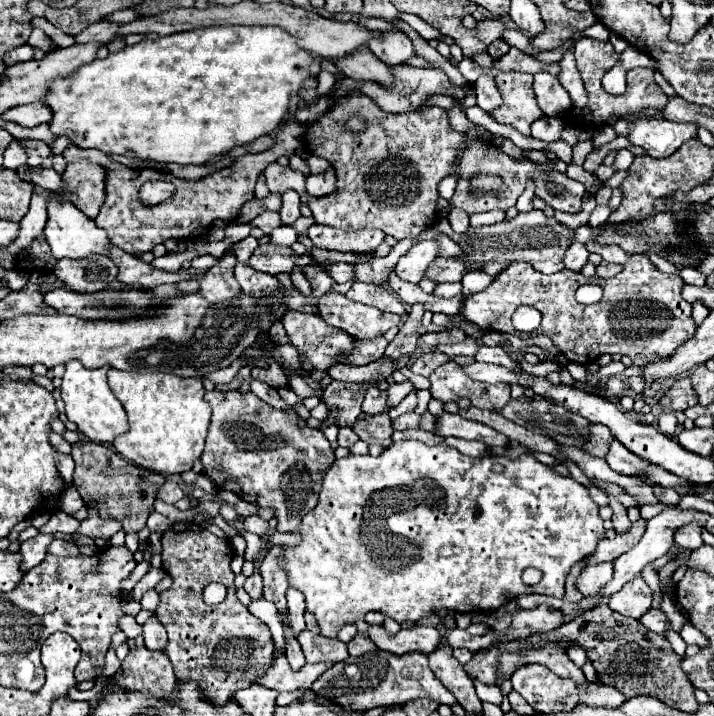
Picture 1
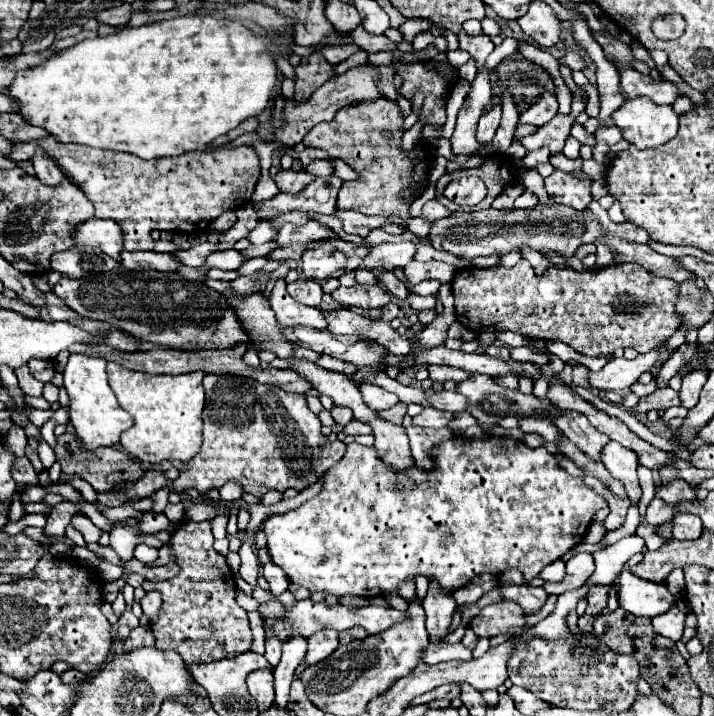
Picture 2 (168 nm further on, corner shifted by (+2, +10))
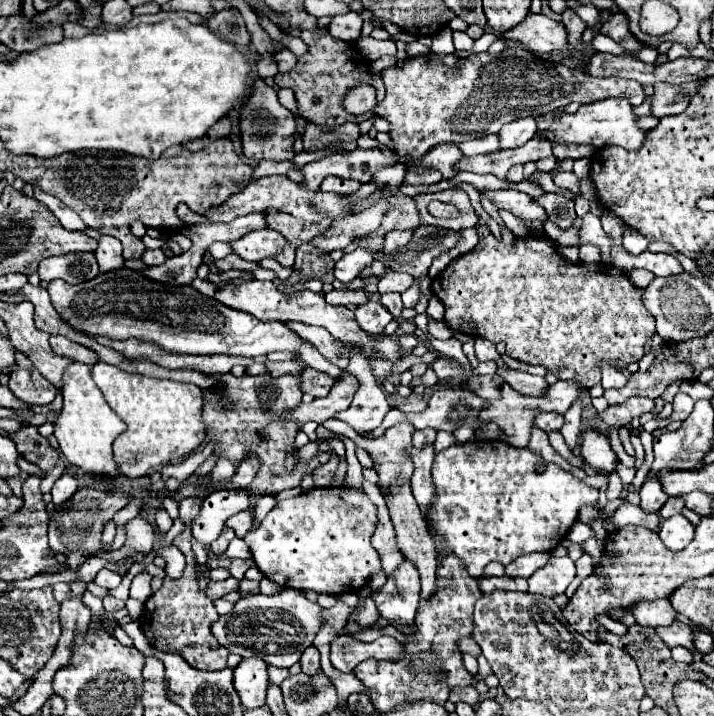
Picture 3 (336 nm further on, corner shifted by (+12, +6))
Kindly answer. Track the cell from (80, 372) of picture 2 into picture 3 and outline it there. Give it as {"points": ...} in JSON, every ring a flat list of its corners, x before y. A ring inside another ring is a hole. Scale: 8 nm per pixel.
{"points":[[74,362,64,370,64,408,54,422,54,436,60,442,60,452,66,456,66,460,72,466,78,466,84,474,92,474,98,478,106,478,108,482,114,482,118,476,118,466,112,454,112,442,118,434,126,430,126,424,120,416,108,406,102,392,94,384,90,376,90,366]]}

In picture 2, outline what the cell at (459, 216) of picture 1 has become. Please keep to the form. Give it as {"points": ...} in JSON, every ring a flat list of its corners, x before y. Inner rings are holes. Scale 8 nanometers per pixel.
{"points":[[430,200,430,202,426,202,424,204,424,210,422,210,422,218,426,218,426,220,440,220,440,218,448,218,452,212,444,206,444,204,440,204,438,200]]}

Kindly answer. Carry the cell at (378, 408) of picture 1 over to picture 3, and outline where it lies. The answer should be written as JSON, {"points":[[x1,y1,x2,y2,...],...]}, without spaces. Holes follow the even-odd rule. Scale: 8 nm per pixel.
{"points":[[352,354,348,370,360,380,360,388,348,410,336,414,338,420,352,426,360,436,370,436,384,420,390,410,384,390,378,386,376,376,368,370,368,360,360,354]]}

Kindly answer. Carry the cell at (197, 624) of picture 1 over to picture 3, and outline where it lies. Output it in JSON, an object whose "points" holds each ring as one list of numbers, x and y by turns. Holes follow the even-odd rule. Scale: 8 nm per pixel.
{"points":[[186,498,180,502,180,518,186,524,186,528,180,536,174,538,174,546,186,556,186,562,188,562,186,570,180,580,164,578,162,588,156,594,152,594,150,600,146,600,144,612,138,622,142,624,146,638,150,640,150,644,156,650,180,654,190,666,194,666,198,670,214,672,214,670,222,670,226,666,228,650,224,646,220,646,210,632,210,624,218,620,218,612,214,608,214,602,206,596,206,592,198,590,198,582,196,582,196,558,190,548,190,538,192,538,190,522,198,516,200,506,202,506,202,498]]}

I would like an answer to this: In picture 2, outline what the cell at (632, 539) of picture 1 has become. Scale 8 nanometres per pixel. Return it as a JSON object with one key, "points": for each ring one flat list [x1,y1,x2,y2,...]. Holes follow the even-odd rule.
{"points":[[654,498,654,500,648,504,646,514,642,516,642,520,646,520,646,522,652,524,652,526,660,526,660,522,668,522,668,520,670,520,670,516,672,516,670,510,672,510,670,504,662,502,660,498]]}

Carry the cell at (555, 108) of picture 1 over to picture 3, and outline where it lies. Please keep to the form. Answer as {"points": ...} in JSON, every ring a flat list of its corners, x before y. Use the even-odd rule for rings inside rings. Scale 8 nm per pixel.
{"points":[[528,116,528,118,522,118,522,120,514,120,508,126,502,126,500,132,498,132,500,150,524,146,534,134,536,134,536,118,534,116]]}

